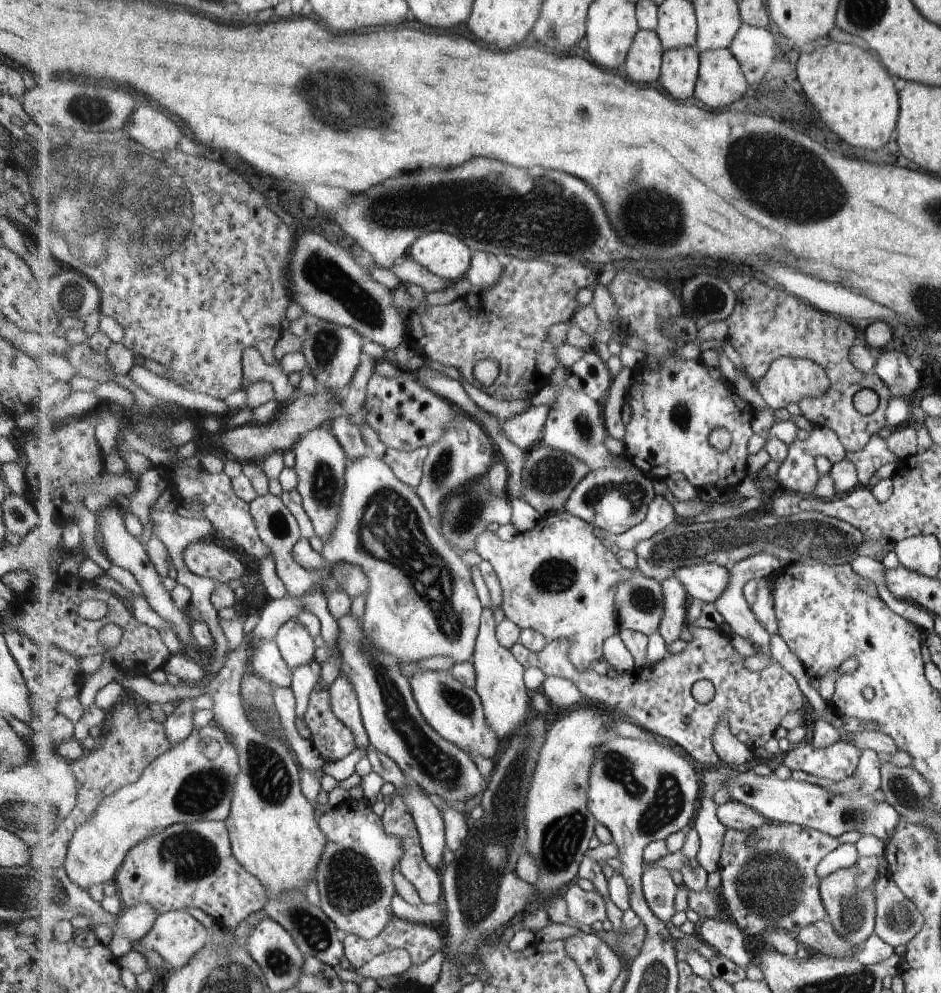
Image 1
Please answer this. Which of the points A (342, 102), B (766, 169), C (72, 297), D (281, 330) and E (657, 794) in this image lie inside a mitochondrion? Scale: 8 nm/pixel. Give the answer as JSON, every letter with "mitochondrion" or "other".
{"A":"mitochondrion","B":"mitochondrion","C":"mitochondrion","D":"other","E":"mitochondrion"}

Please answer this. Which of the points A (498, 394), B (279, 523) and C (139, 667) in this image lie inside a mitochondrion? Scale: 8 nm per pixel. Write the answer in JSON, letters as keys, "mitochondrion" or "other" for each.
{"A":"other","B":"mitochondrion","C":"other"}

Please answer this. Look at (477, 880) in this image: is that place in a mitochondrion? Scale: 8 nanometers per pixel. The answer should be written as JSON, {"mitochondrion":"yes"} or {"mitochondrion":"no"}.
{"mitochondrion":"yes"}

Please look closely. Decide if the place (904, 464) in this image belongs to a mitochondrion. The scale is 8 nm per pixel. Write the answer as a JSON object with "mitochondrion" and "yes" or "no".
{"mitochondrion":"no"}

